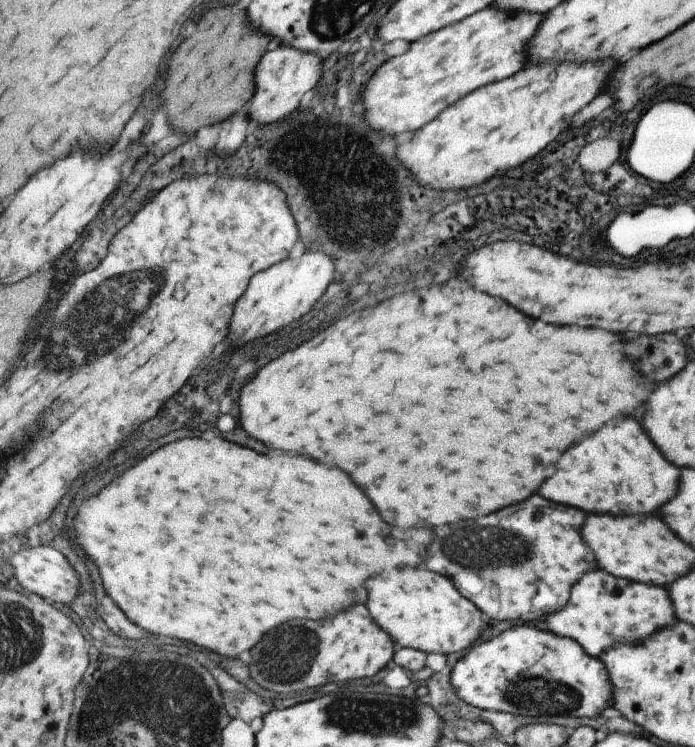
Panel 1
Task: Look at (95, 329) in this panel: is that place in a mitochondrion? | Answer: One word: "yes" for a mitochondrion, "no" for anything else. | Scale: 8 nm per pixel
yes

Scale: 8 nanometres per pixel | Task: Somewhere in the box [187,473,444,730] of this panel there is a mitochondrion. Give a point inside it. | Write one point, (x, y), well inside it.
(287, 659)

